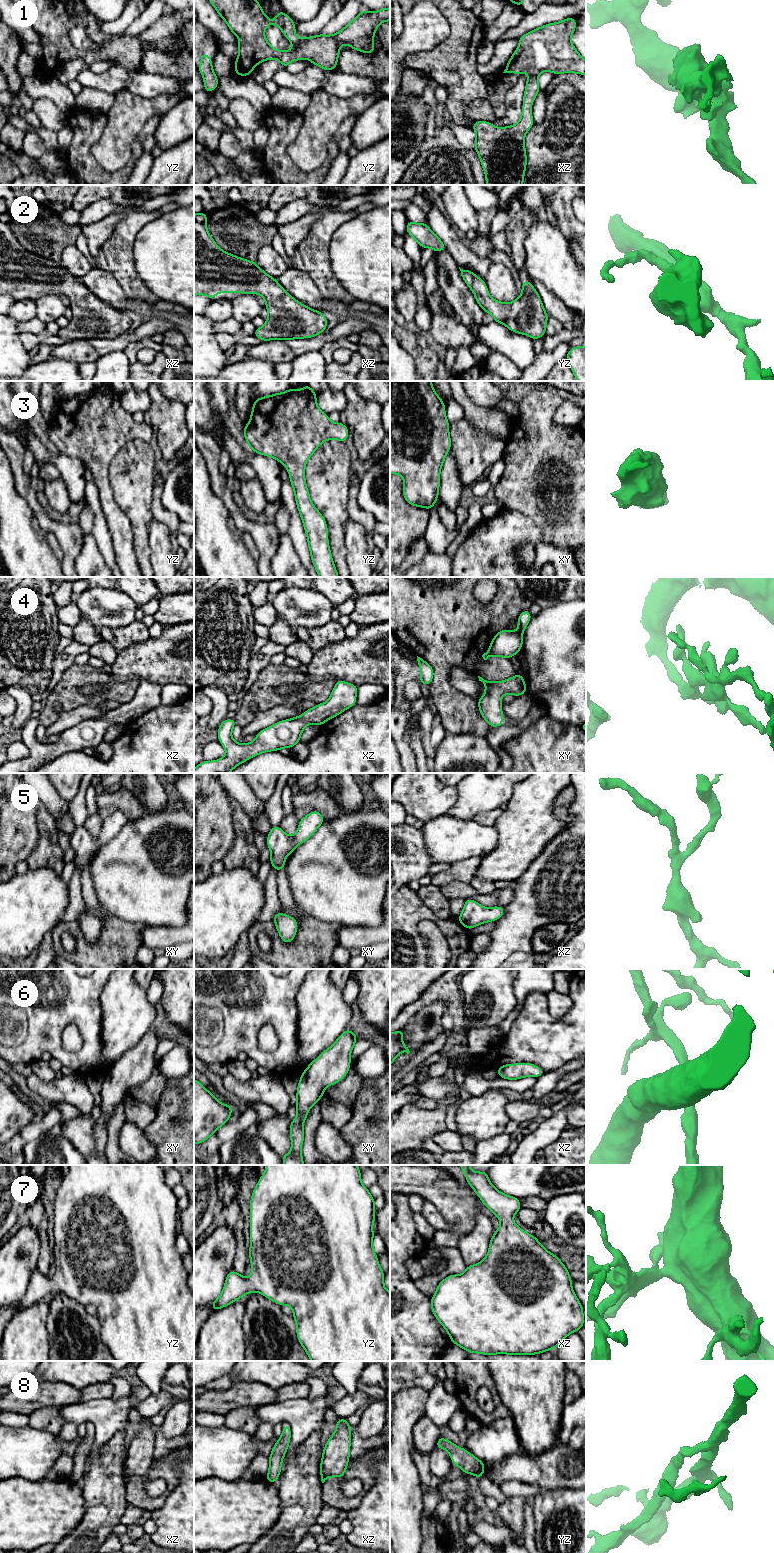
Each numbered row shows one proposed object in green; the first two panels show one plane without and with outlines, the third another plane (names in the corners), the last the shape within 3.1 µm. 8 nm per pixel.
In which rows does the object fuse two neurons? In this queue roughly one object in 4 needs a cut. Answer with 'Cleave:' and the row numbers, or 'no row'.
Cleave: no row

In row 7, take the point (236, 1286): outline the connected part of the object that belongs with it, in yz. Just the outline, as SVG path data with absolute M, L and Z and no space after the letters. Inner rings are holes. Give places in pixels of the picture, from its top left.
M266 1165L250 1200L249 1259L252 1265L250 1277L246 1279L233 1269L226 1276L224 1288L210 1305L213 1311L228 1306L251 1292L258 1292L280 1306L289 1305L293 1310L298 1340L311 1361L390 1361L390 1292L384 1287L384 1272L379 1266L378 1256L373 1250L372 1229L375 1221L375 1199L361 1183L361 1172L357 1165Z

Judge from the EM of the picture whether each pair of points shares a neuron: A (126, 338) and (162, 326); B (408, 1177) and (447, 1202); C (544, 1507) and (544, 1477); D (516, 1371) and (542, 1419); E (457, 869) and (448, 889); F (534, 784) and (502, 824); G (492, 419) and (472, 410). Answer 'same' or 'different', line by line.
A: same
B: same
C: different
D: same
E: different
F: same
G: same

